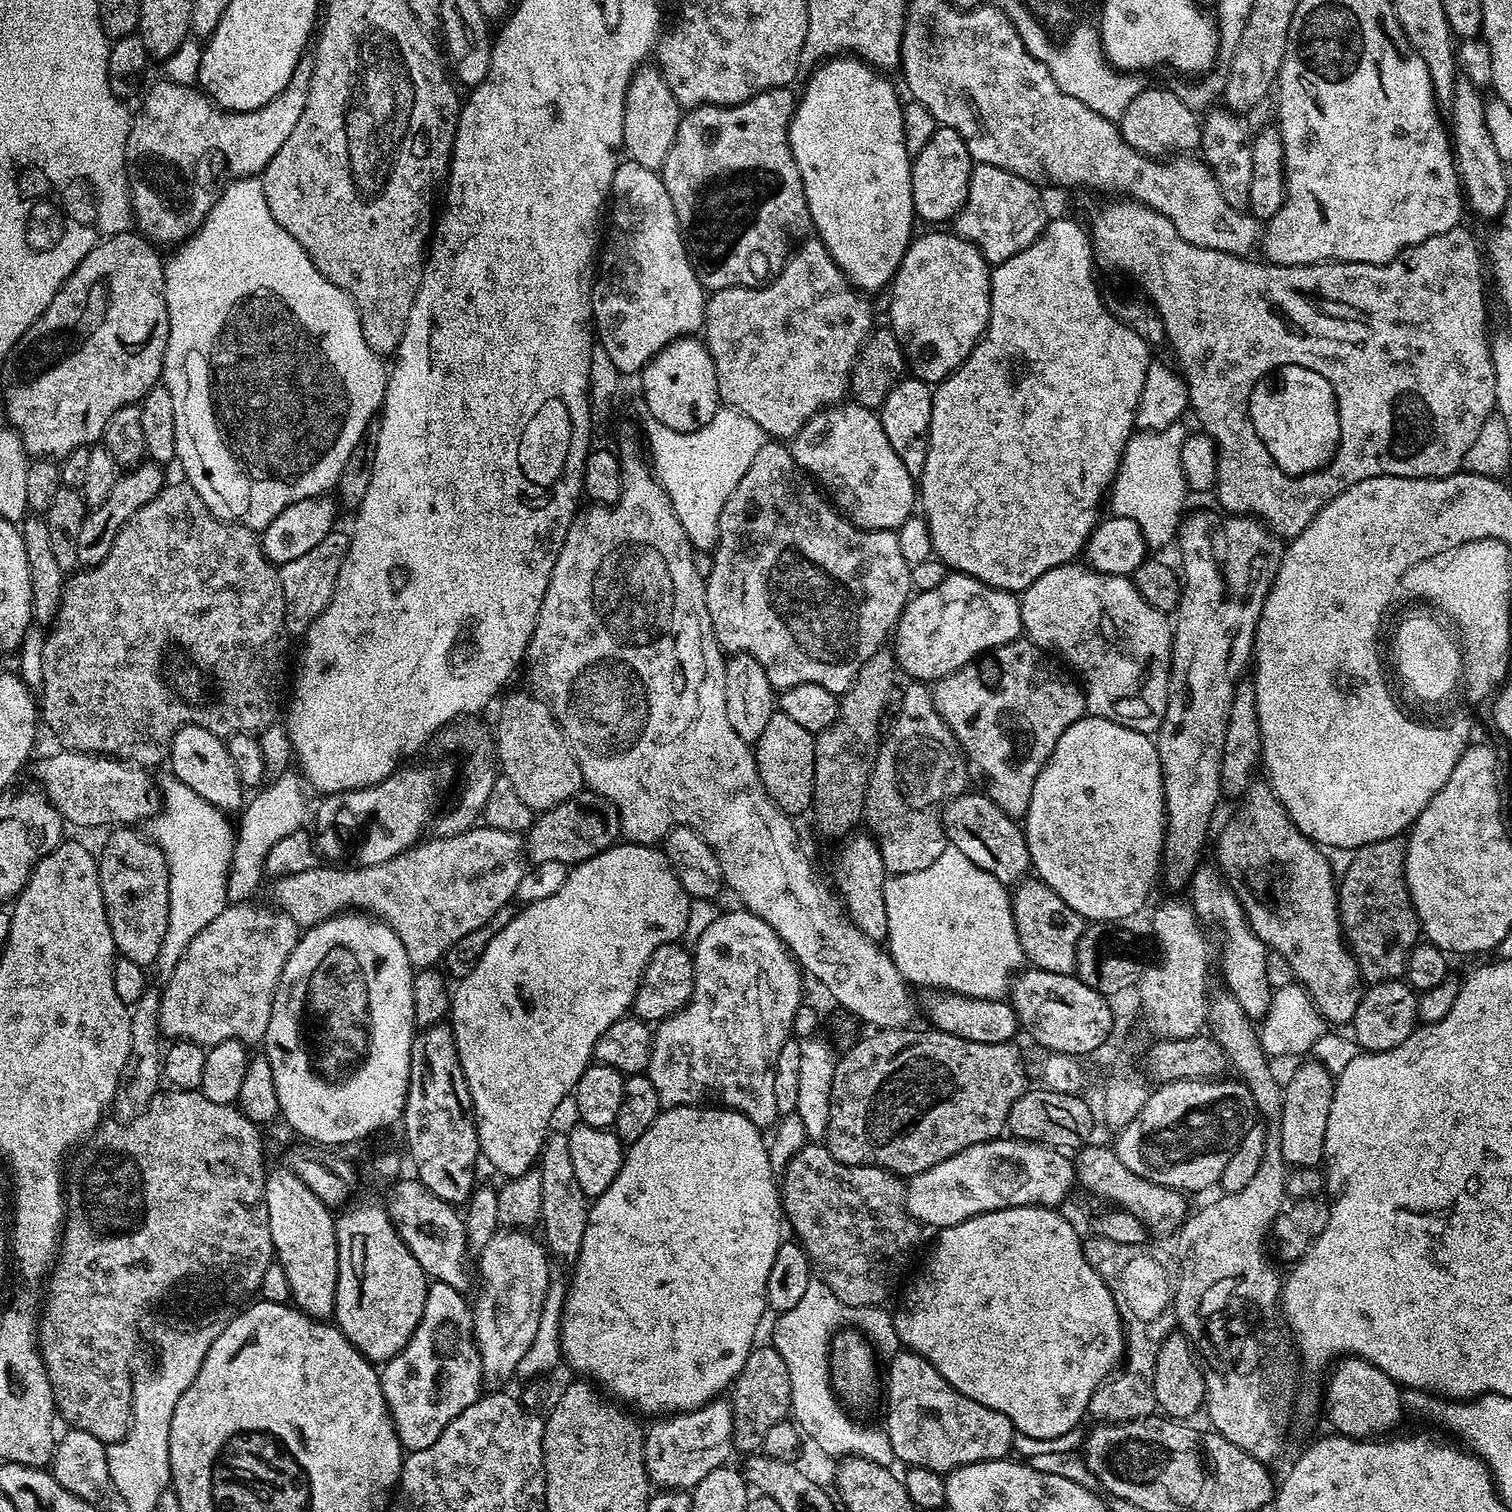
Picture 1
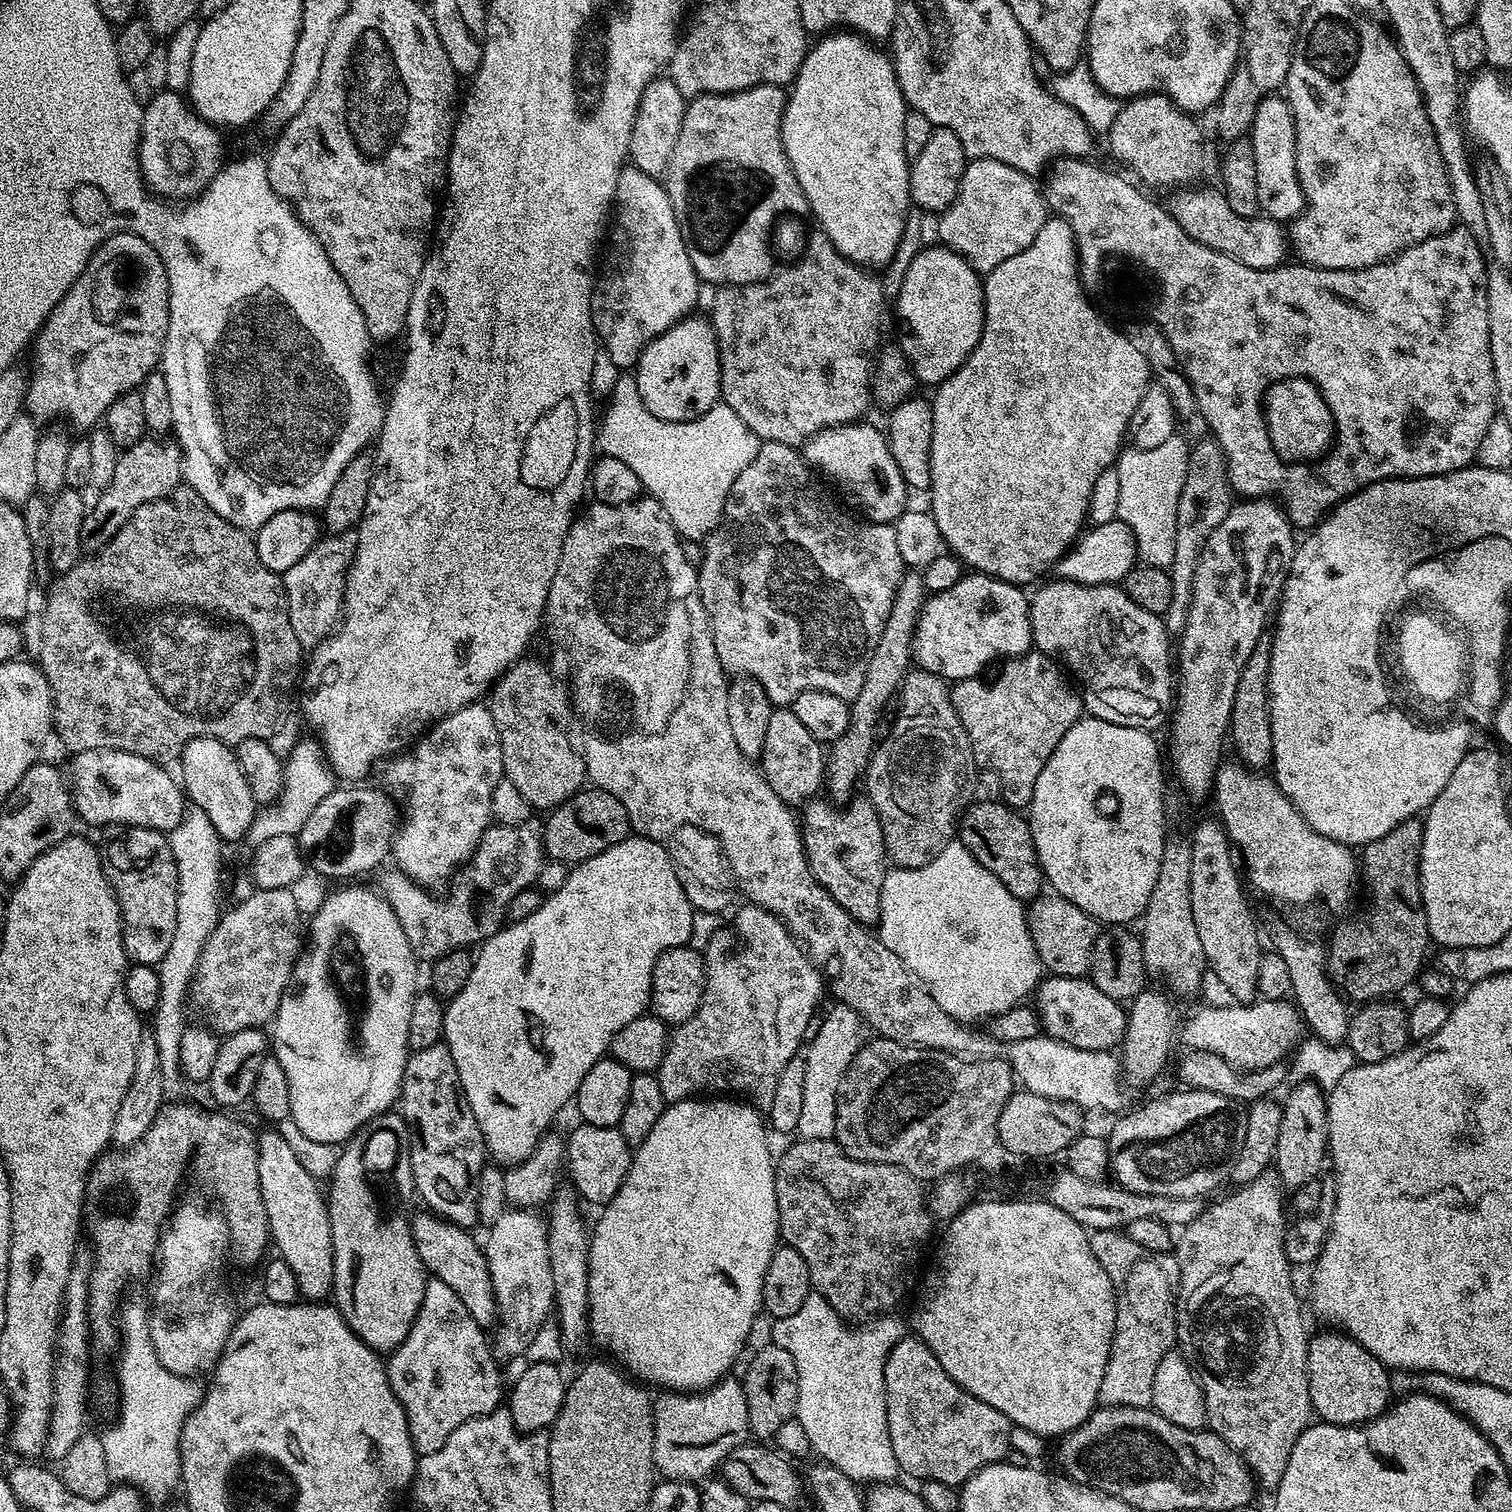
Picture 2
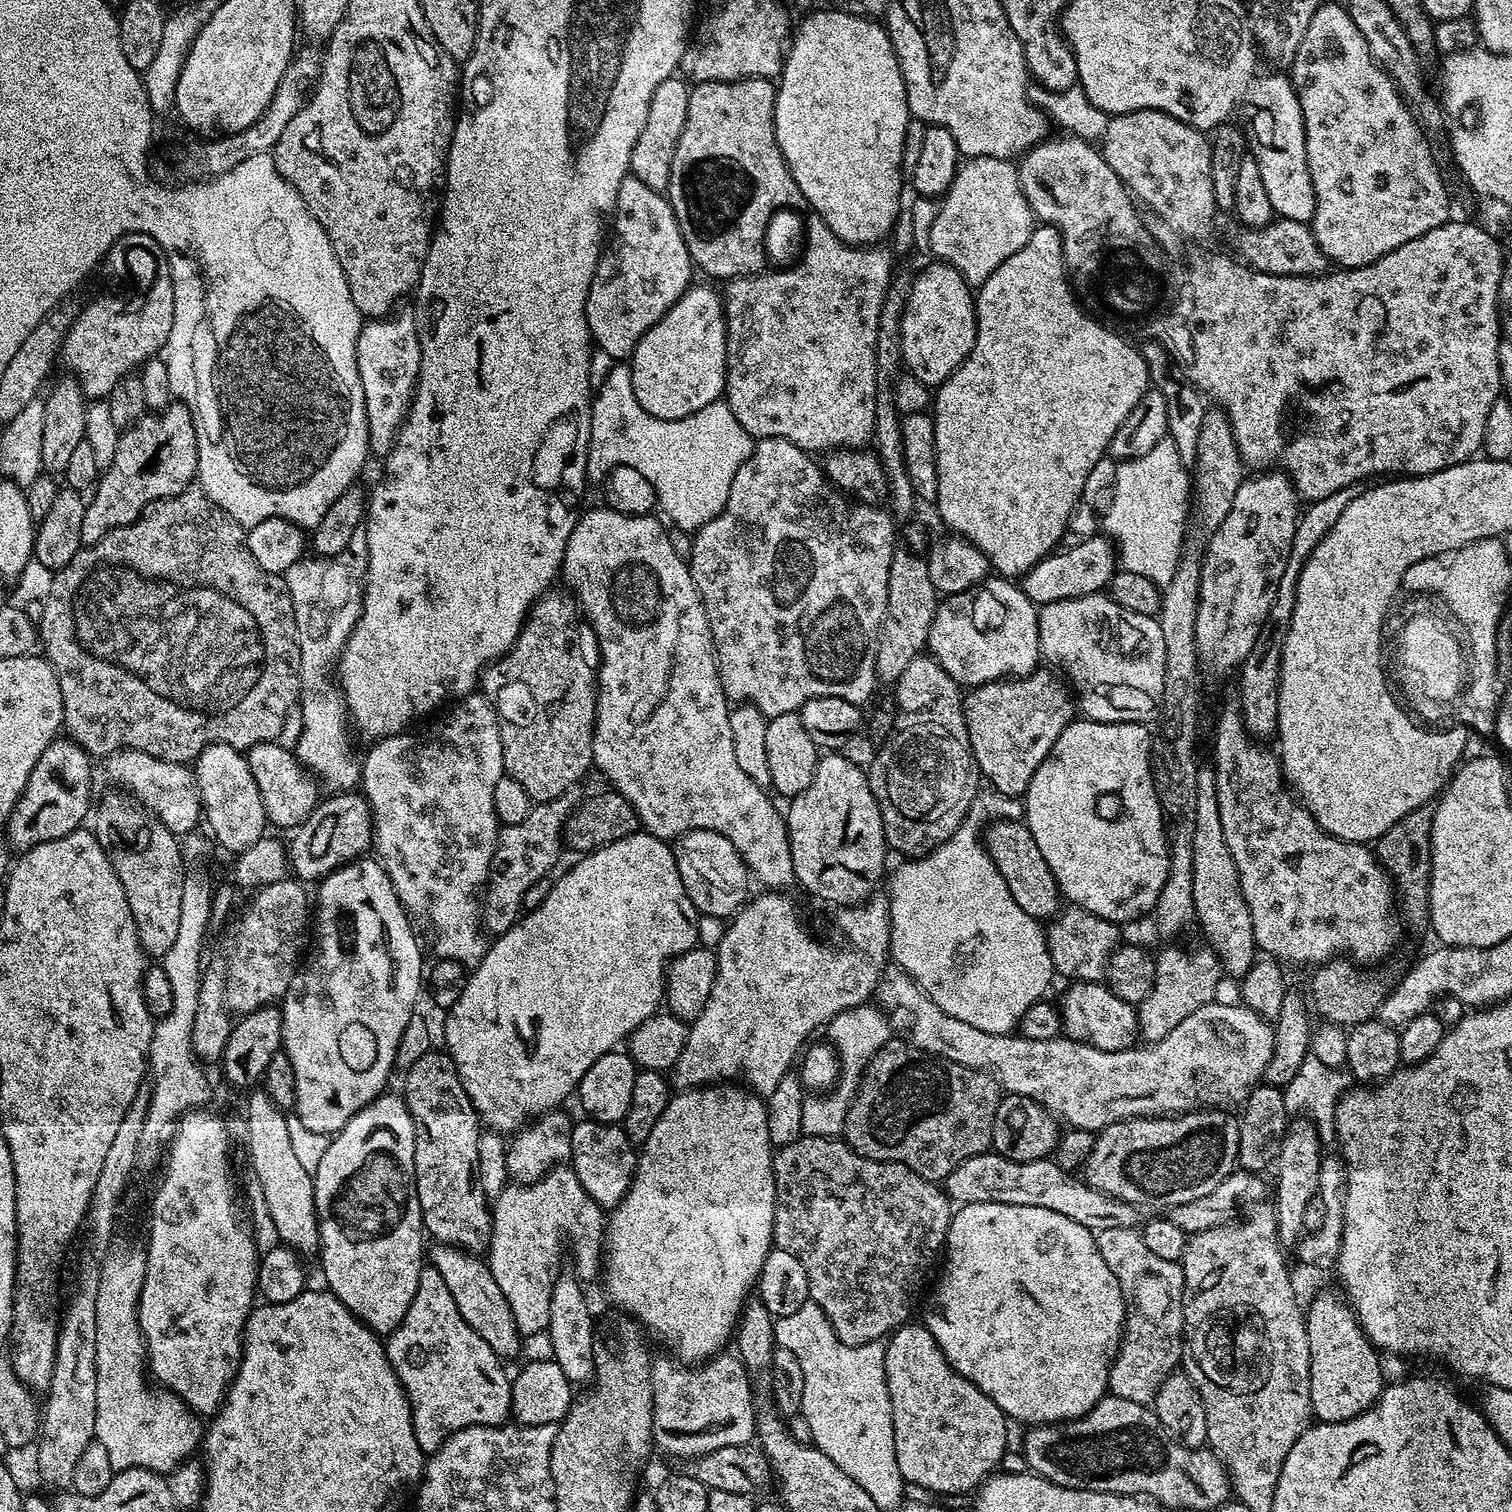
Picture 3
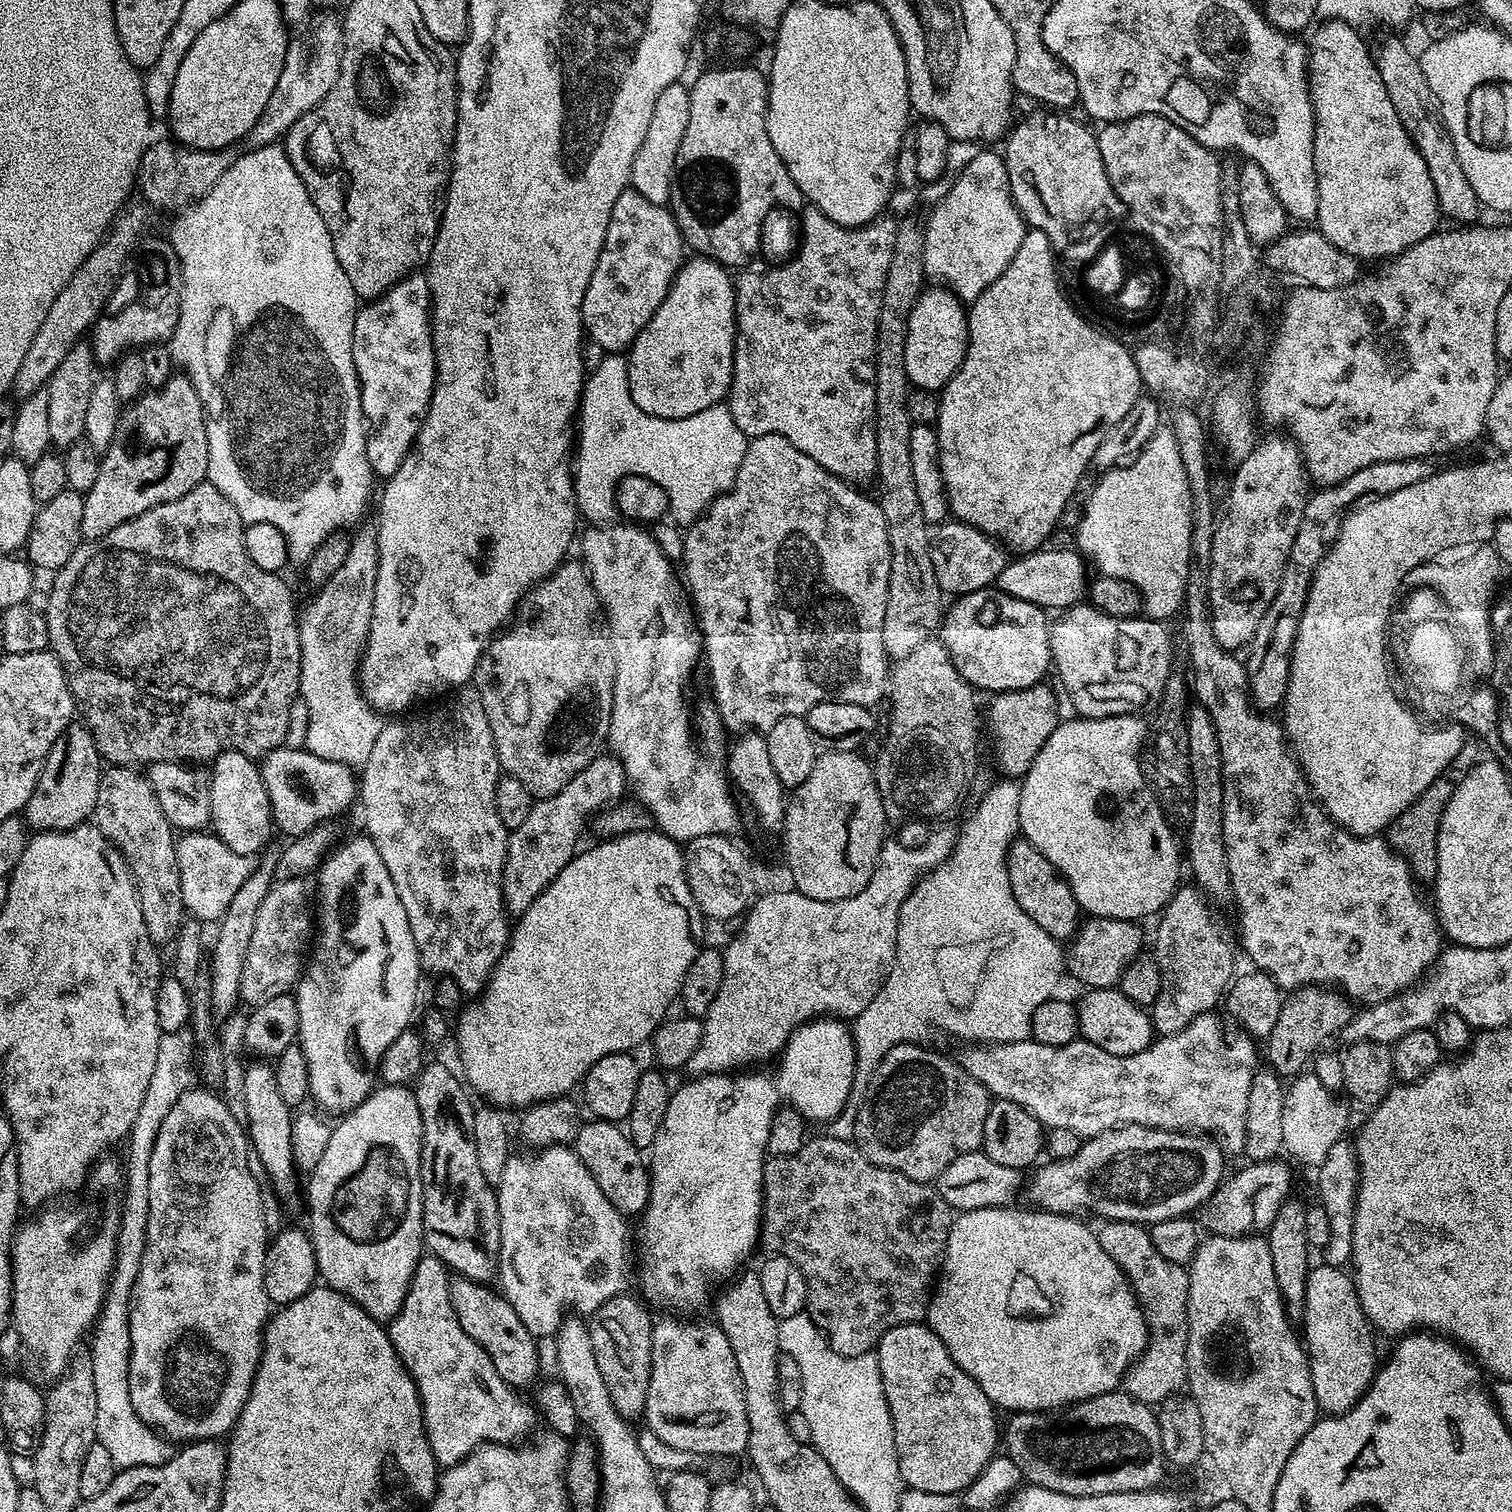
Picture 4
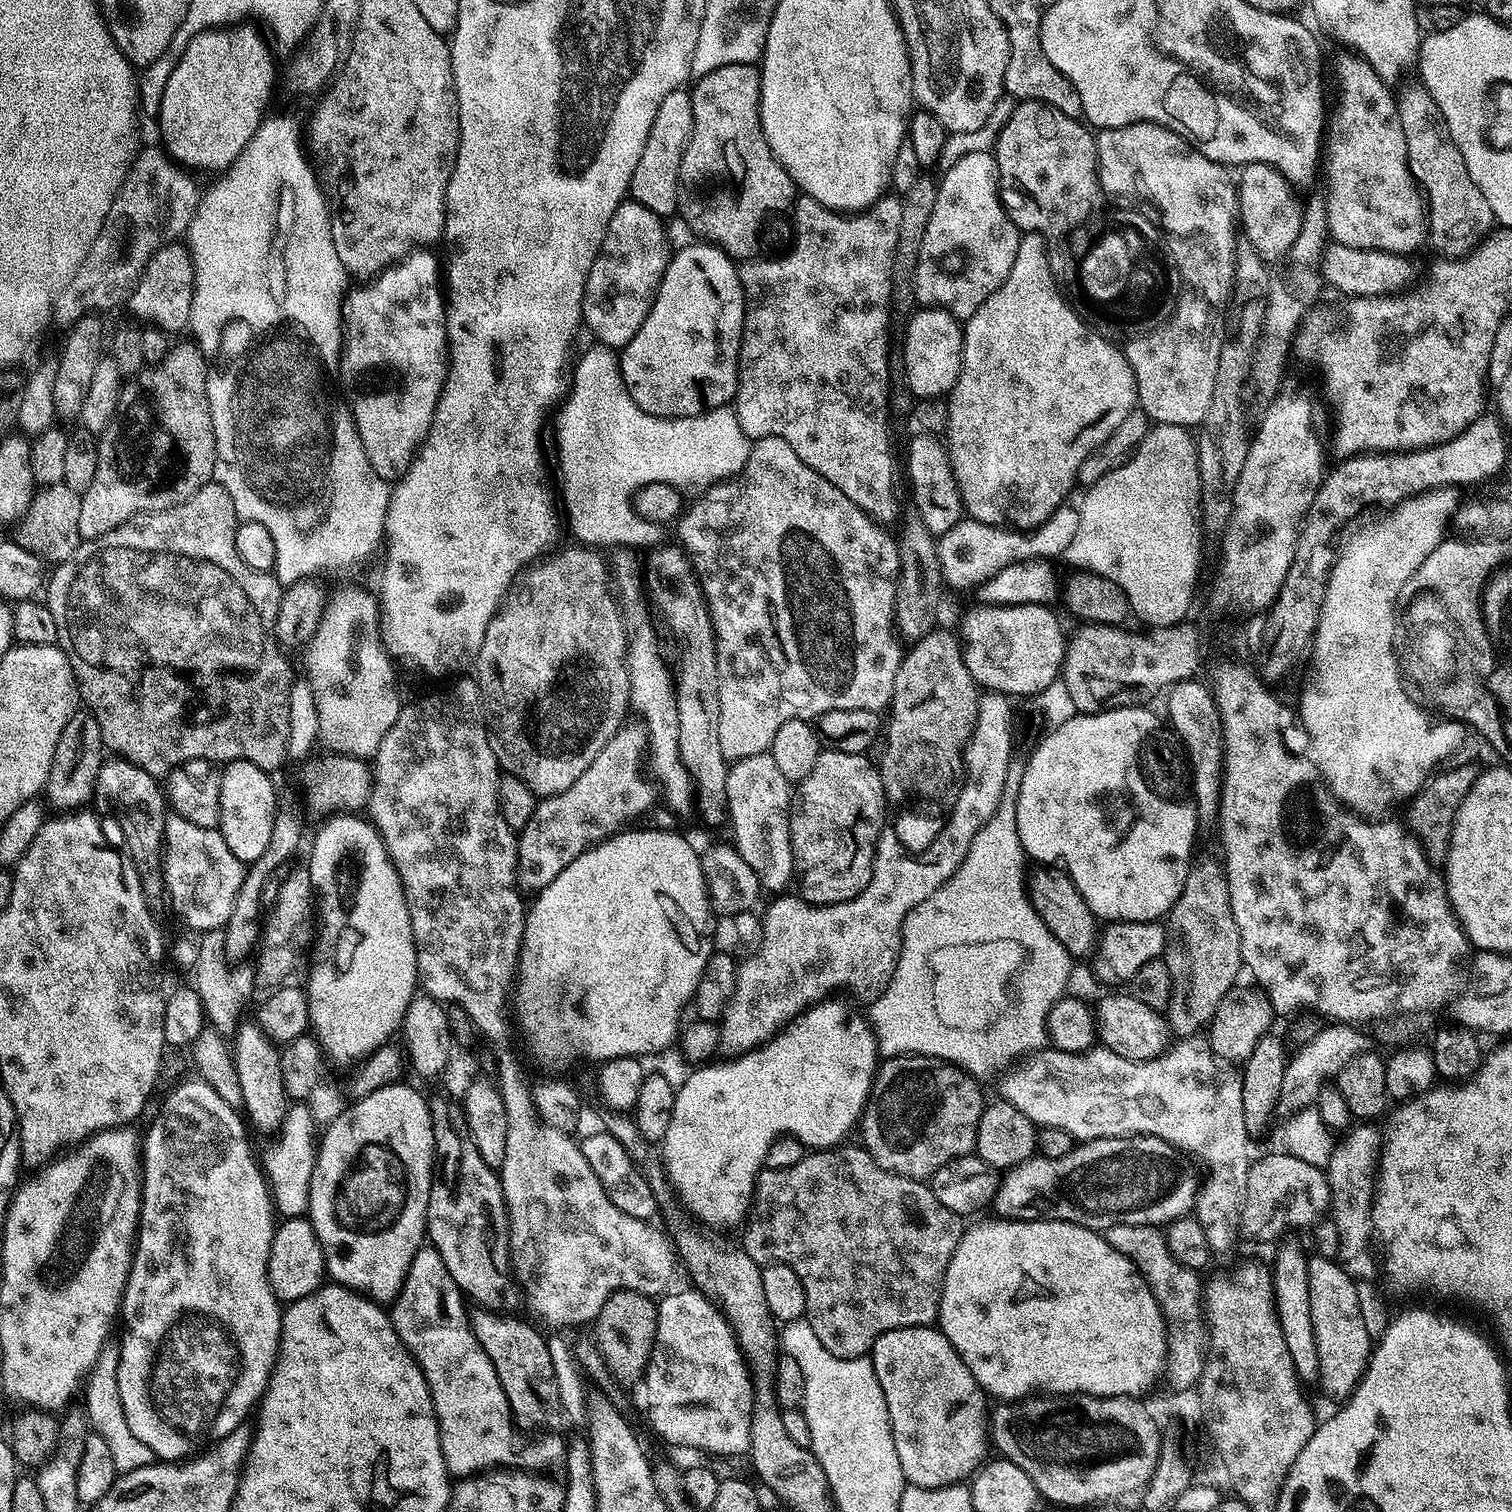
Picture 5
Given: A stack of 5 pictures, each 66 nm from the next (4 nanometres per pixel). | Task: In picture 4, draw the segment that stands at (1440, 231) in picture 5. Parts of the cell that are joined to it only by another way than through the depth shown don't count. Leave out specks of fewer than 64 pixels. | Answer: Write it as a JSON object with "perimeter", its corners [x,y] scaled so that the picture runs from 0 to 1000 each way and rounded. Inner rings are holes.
{"perimeter":[[[921,24],[909,32],[909,39],[914,57],[917,57],[917,62],[919,62],[919,67],[922,67],[925,78],[927,78],[927,83],[930,83],[934,95],[940,102],[943,111],[946,113],[953,141],[963,145],[961,146],[966,148],[976,147],[980,136],[964,107],[964,100],[962,99],[960,89],[955,82],[951,65],[948,65],[948,60],[946,60],[943,49],[940,49],[938,36],[936,34],[934,35],[925,24]]]}

